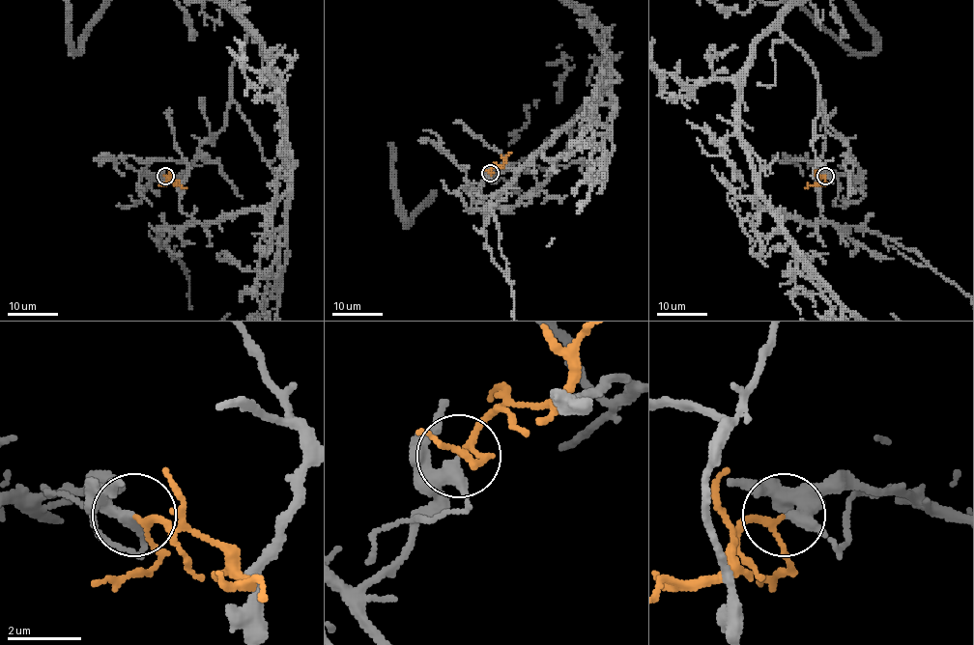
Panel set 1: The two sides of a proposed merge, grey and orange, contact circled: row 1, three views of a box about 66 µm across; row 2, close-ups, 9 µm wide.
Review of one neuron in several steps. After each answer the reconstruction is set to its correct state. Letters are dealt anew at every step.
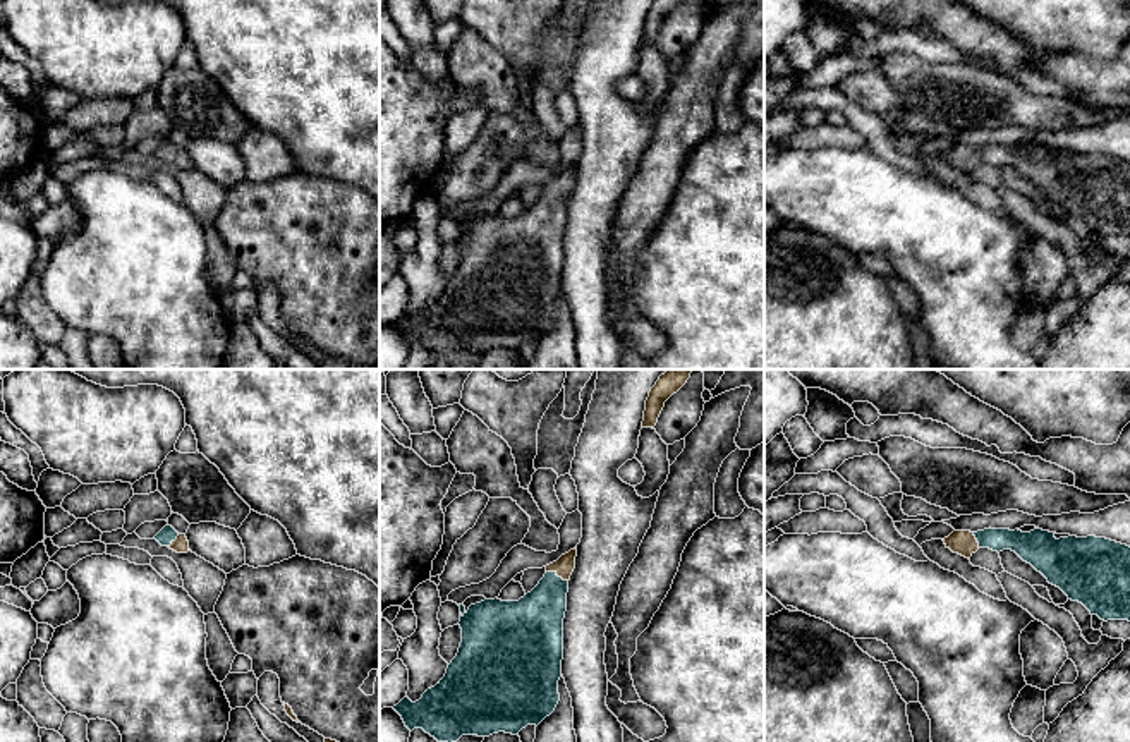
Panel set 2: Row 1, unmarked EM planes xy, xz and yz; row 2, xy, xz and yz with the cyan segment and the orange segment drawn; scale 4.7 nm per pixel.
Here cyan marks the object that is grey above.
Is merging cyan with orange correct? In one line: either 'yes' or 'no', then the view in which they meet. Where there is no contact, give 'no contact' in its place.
yes; meets cyan in xz

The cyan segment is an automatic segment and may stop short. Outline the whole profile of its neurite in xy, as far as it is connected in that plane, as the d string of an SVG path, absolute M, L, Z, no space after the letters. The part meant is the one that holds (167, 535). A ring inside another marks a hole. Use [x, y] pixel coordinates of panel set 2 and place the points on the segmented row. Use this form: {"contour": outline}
{"contour": "M168 524L155 536L155 539L161 546L168 546L170 550L173 550L177 553L187 553L189 551L189 541L187 541L185 534L179 534Z"}

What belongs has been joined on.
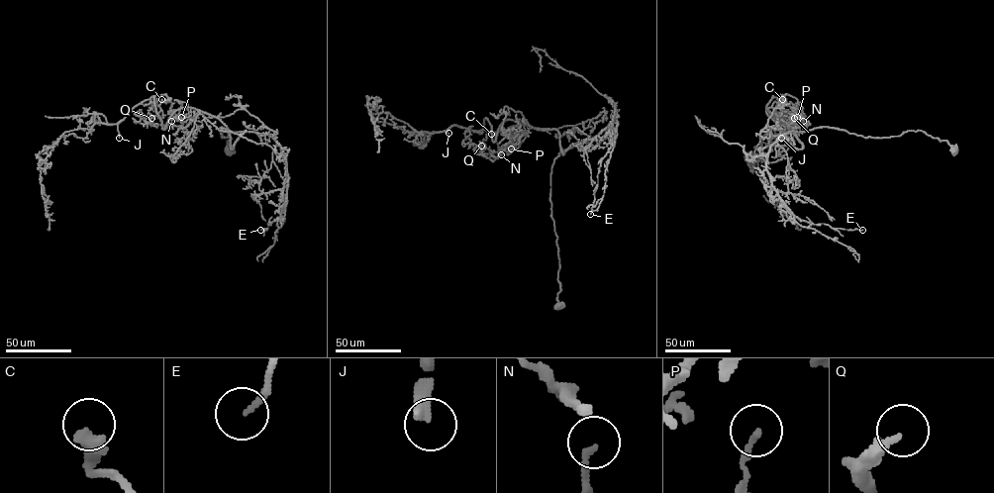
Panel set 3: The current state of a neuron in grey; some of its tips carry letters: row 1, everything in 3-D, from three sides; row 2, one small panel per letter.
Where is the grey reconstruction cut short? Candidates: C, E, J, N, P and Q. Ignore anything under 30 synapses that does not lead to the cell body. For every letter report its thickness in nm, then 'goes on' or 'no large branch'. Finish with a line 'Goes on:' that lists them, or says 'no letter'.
C: calibre 460 nm; no large branch
E: calibre 160 nm; no large branch
J: calibre 360 nm; no large branch
N: calibre 160 nm; no large branch
P: calibre 180 nm; no large branch
Q: calibre 280 nm; no large branch
Goes on: no letter

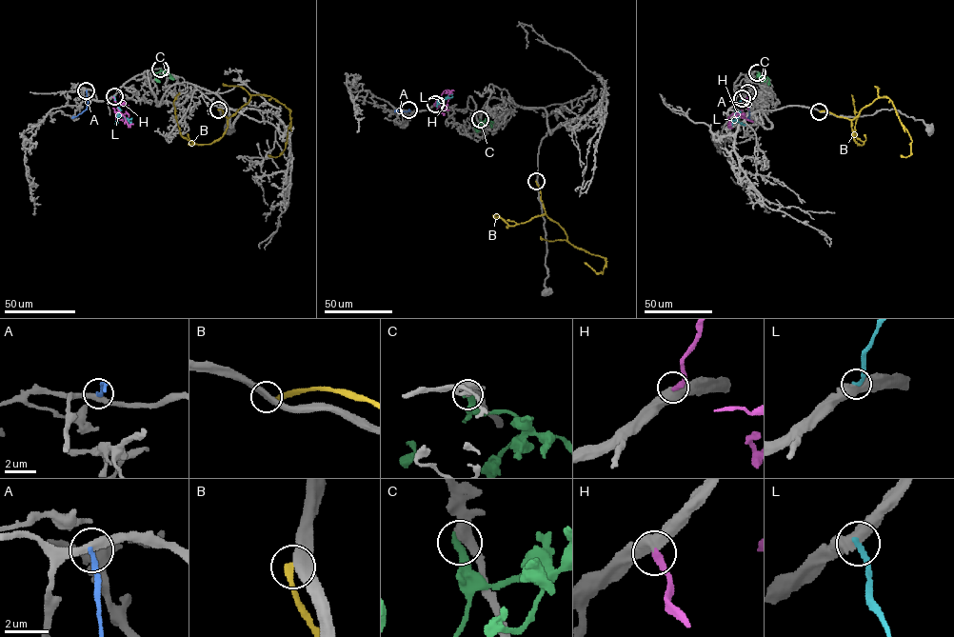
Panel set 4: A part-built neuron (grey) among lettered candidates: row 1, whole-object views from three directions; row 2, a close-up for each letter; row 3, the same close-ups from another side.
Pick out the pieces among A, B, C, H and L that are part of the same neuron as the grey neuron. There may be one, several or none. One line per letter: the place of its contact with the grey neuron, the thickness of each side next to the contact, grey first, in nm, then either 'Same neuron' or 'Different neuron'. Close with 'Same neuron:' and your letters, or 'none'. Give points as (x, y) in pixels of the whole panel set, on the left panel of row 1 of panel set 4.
A: Touches grey at (86, 90). Thickness 360 nm (grey) against 200 nm. Different neuron
B: Touches grey at (218, 109). Thickness 400 nm (grey) against 280 nm. Different neuron
C: Touches grey at (160, 69). Thickness 440 nm (grey) against 400 nm. Different neuron
H: Touches grey at (113, 97). Thickness 400 nm (grey) against 320 nm. Same neuron
L: Touches grey at (114, 96). Thickness 550 nm (grey) against 240 nm. Different neuron
Same neuron: H

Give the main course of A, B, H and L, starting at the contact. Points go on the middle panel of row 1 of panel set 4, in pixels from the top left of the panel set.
A: (408, 109), (394, 111)
B: (536, 181), (545, 214), (562, 228), (568, 242), (605, 258), (606, 264), (602, 273), (584, 262)
H: (434, 104), (440, 97), (437, 107), (447, 107), (449, 98)
L: (435, 104), (439, 96), (444, 100), (451, 94), (449, 93)

